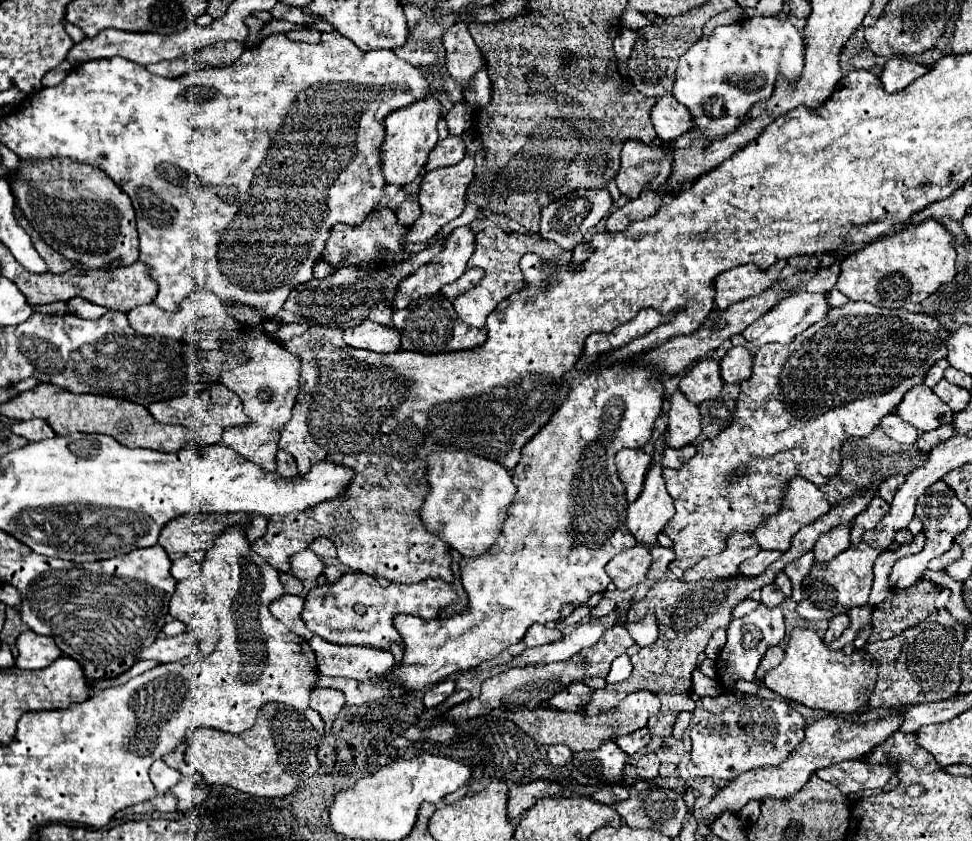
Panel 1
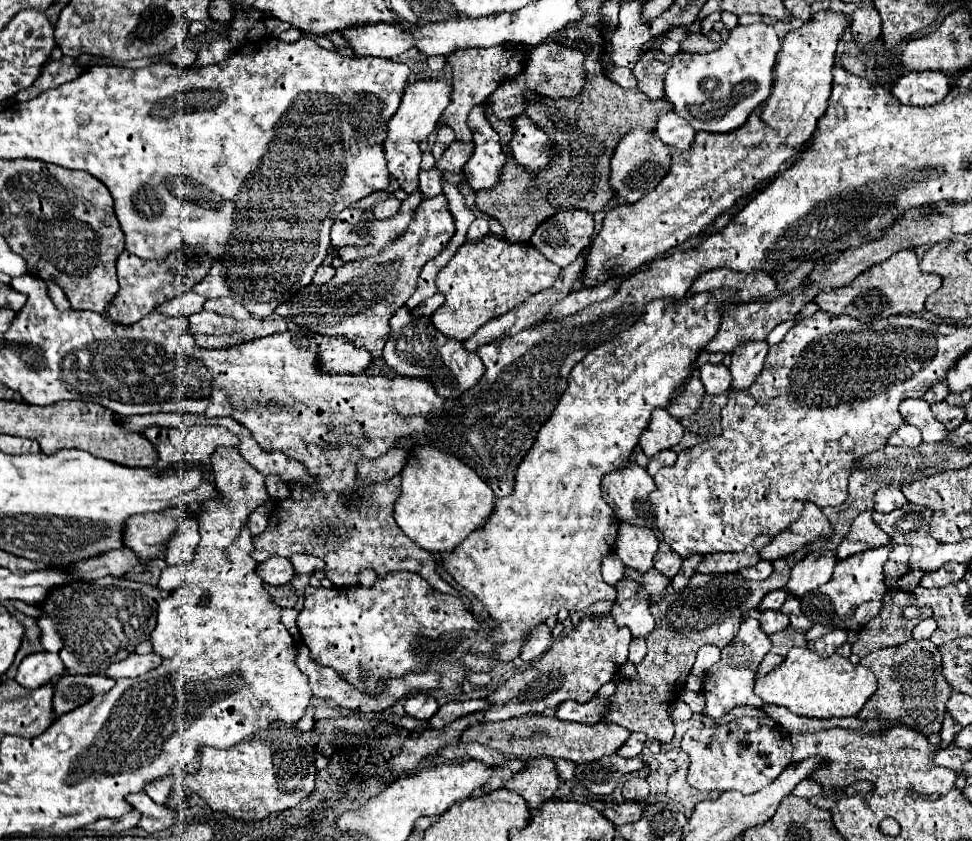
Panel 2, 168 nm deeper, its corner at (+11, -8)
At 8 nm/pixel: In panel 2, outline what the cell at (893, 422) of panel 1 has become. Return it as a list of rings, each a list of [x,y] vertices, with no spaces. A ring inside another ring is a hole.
[[[904,425],[900,427],[892,437],[890,437],[890,445],[902,445],[902,447],[918,447],[922,443],[922,435],[916,427],[912,425]]]

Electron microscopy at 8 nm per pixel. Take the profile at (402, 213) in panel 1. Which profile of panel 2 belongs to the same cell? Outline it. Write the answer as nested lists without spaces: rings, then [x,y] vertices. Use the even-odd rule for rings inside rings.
[[[388,197],[386,201],[380,201],[378,205],[372,207],[372,215],[376,219],[388,219],[392,215],[396,215],[400,209],[400,201],[396,197]]]

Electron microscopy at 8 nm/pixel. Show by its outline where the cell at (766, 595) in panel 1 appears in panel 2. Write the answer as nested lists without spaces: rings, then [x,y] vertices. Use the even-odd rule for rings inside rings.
[[[762,611],[760,613],[760,627],[768,635],[784,631],[788,627],[788,623],[790,623],[790,619],[780,611]]]

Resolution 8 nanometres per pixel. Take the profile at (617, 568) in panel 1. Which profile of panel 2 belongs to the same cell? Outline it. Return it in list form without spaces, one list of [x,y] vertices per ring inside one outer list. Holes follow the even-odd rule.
[[[626,569],[626,573],[624,573],[626,577],[630,577],[630,579],[636,579],[638,583],[642,583],[644,585],[644,589],[650,593],[650,595],[662,595],[666,589],[668,589],[668,585],[670,585],[670,577],[666,577],[666,575],[662,575],[660,571],[656,571],[656,569],[650,569],[648,573],[638,573],[638,571],[632,571],[632,569]]]

